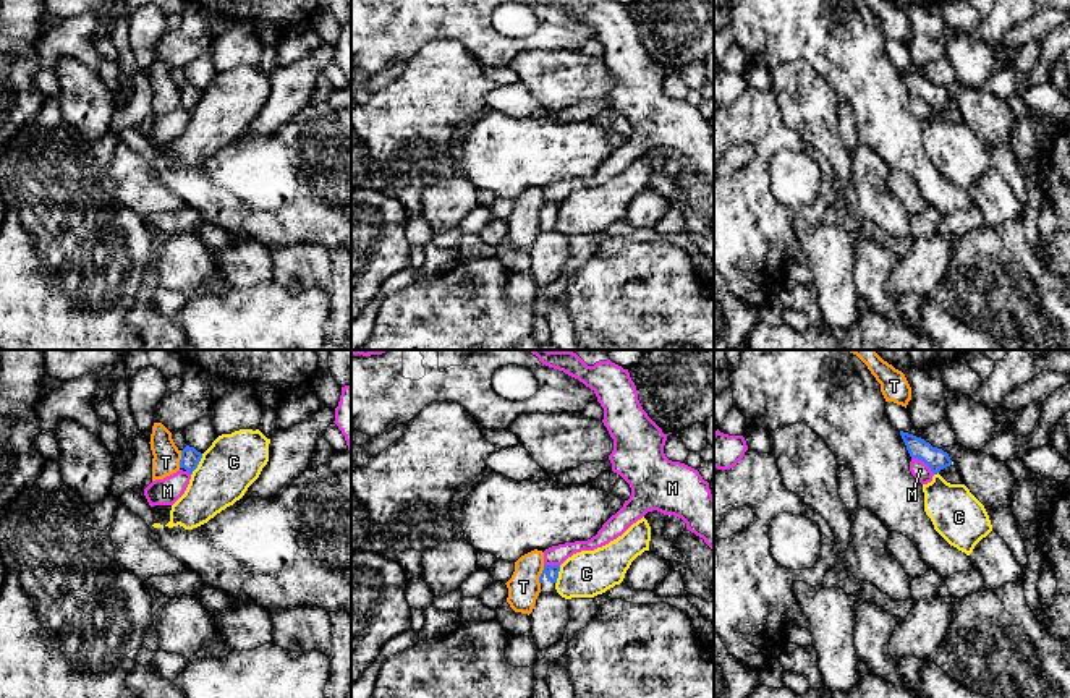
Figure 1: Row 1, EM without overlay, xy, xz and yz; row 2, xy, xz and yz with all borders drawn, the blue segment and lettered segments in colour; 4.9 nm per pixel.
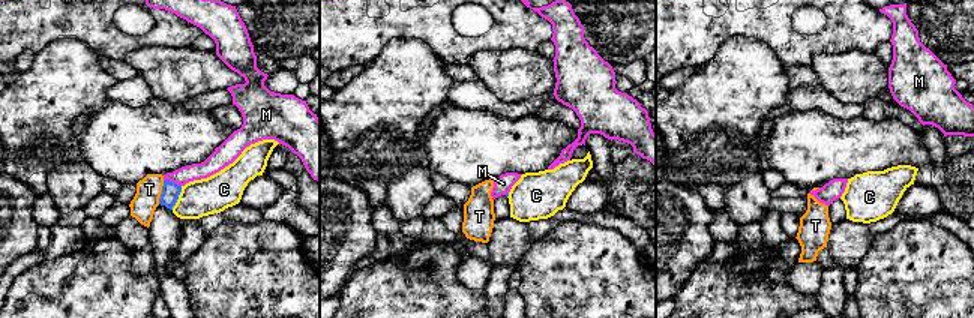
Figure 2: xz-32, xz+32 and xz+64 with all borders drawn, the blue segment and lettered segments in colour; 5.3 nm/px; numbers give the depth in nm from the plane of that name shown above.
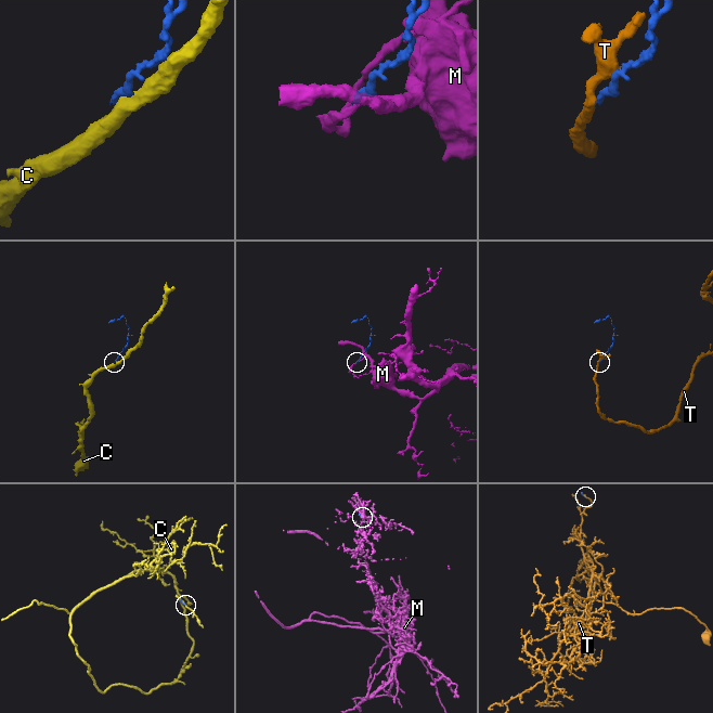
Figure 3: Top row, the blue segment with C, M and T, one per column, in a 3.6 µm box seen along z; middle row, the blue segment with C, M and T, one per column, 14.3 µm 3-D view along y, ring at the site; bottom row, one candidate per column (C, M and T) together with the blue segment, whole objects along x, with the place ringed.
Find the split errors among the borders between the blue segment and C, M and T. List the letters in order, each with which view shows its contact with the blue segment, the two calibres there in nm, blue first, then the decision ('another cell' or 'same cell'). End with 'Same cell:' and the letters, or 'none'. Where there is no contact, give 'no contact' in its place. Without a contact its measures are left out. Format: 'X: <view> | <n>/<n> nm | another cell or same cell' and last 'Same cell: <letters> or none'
C: xy | 100/280 nm | another cell
M: yz | 110/90 nm | another cell
T: xz | 60/160 nm | another cell
Same cell: none

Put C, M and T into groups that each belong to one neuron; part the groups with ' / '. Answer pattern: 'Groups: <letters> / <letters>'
Groups: C / M / T

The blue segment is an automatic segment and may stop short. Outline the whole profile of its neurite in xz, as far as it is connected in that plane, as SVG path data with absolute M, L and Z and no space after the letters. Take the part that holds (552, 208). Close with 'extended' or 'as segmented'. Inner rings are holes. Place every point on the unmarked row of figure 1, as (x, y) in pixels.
M544 202L544 207L539 214L542 230L557 230L555 220L558 215L560 202Z | extended

